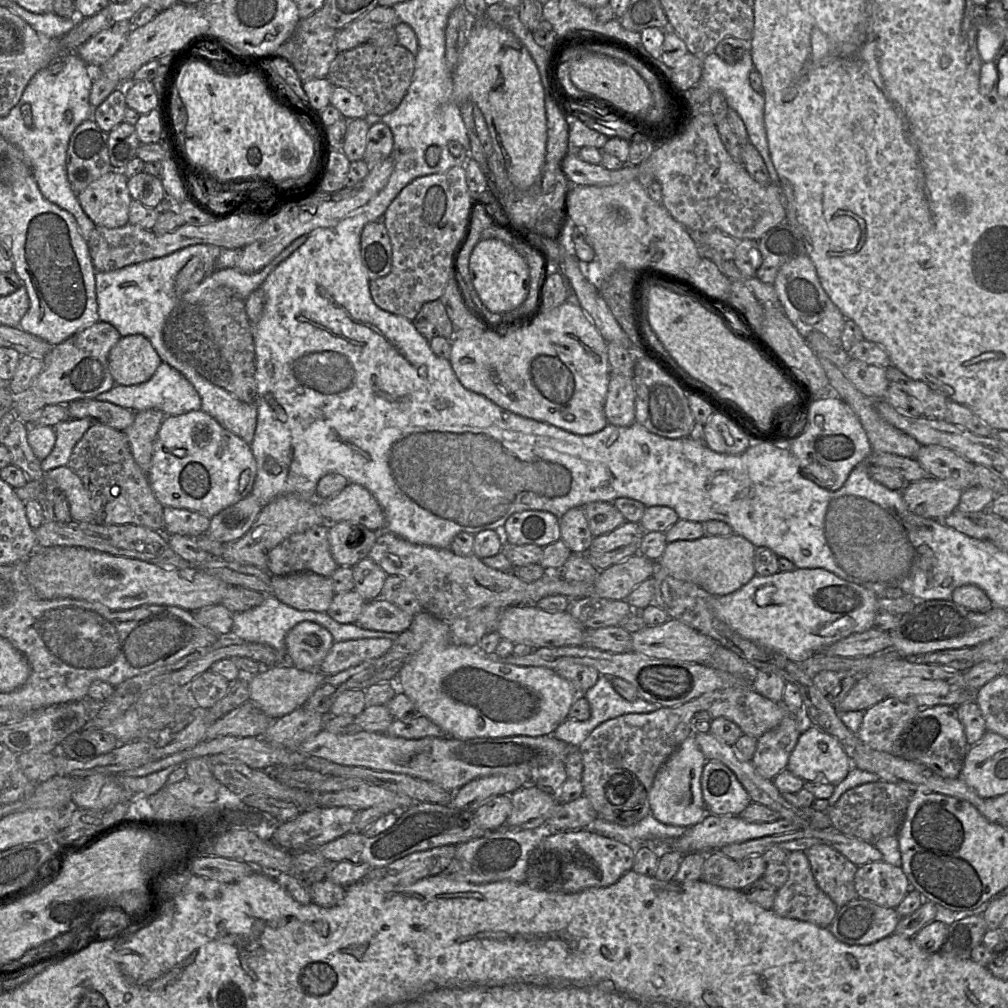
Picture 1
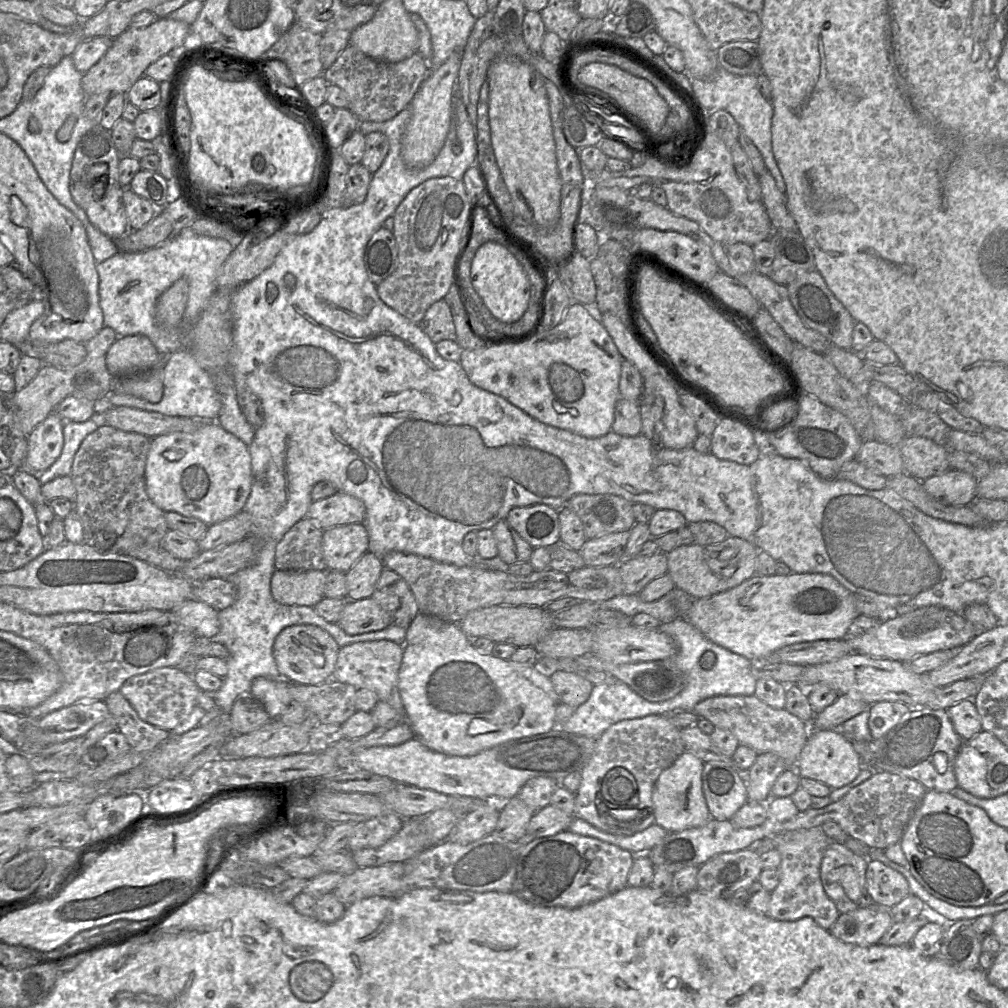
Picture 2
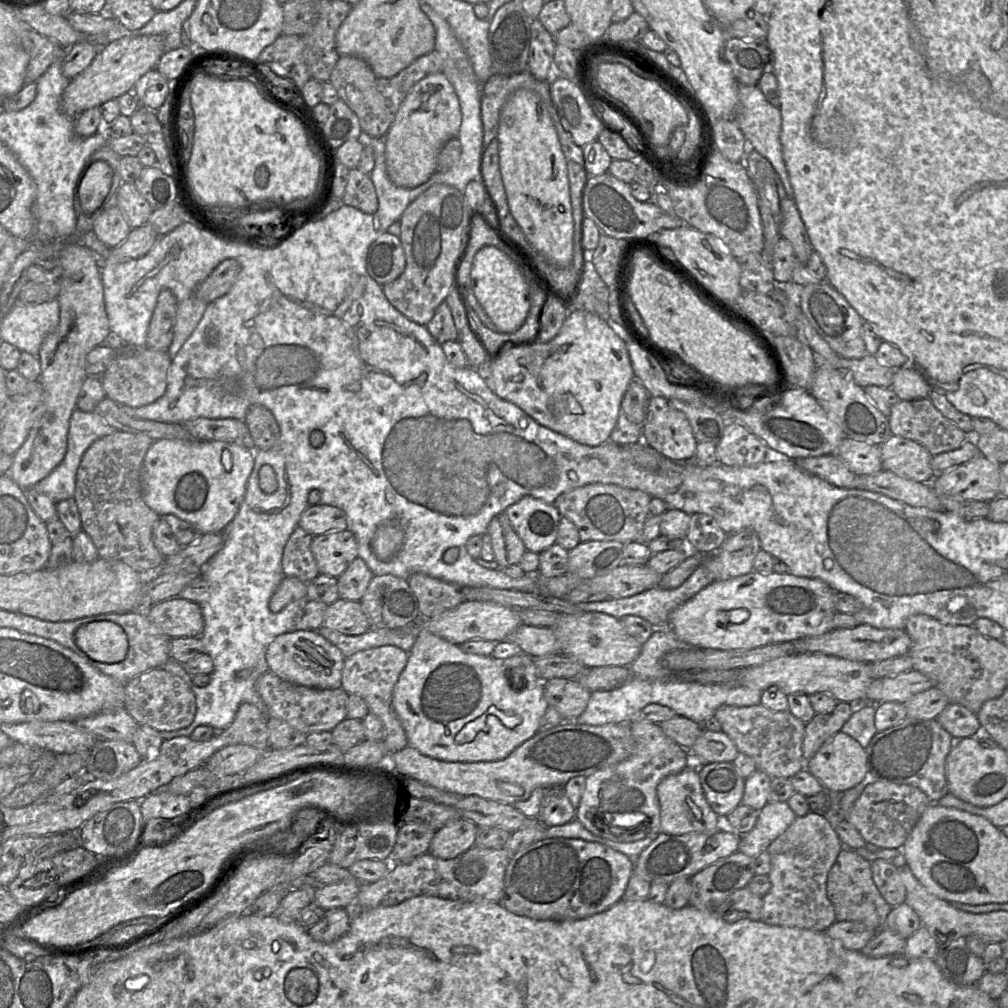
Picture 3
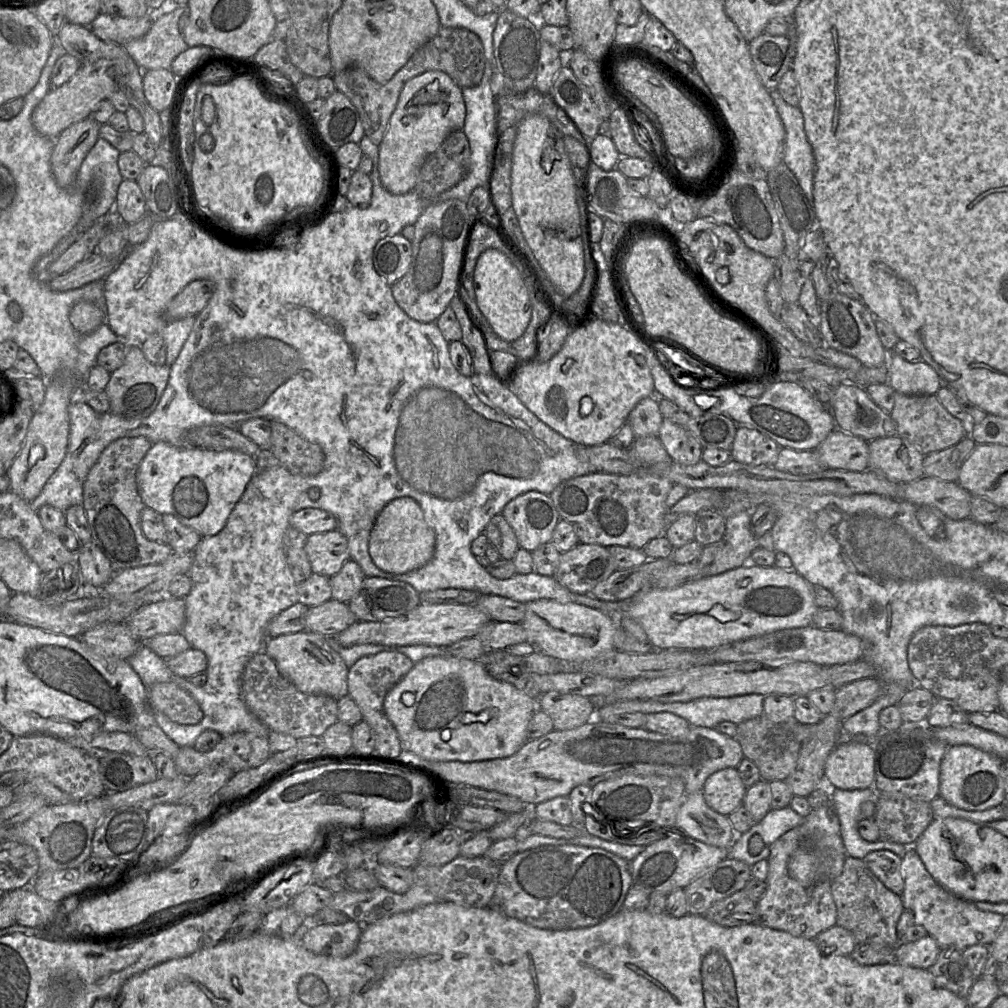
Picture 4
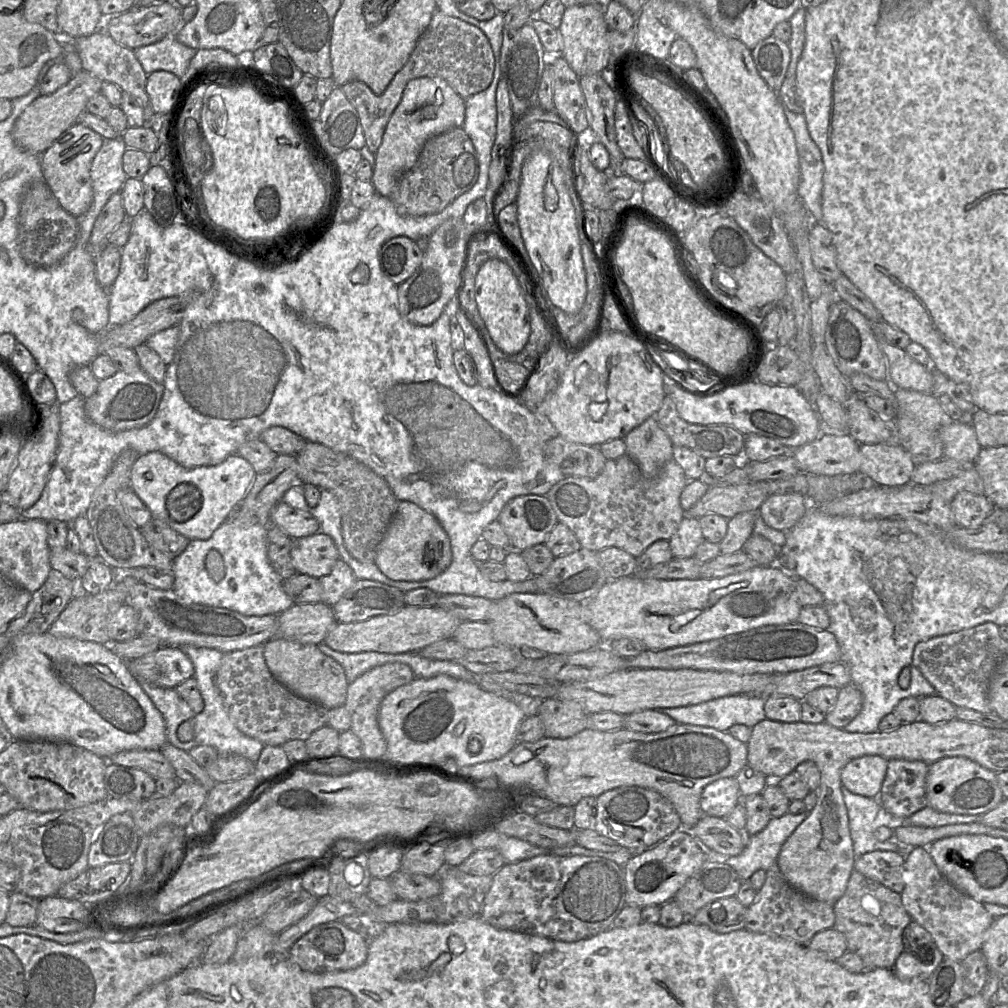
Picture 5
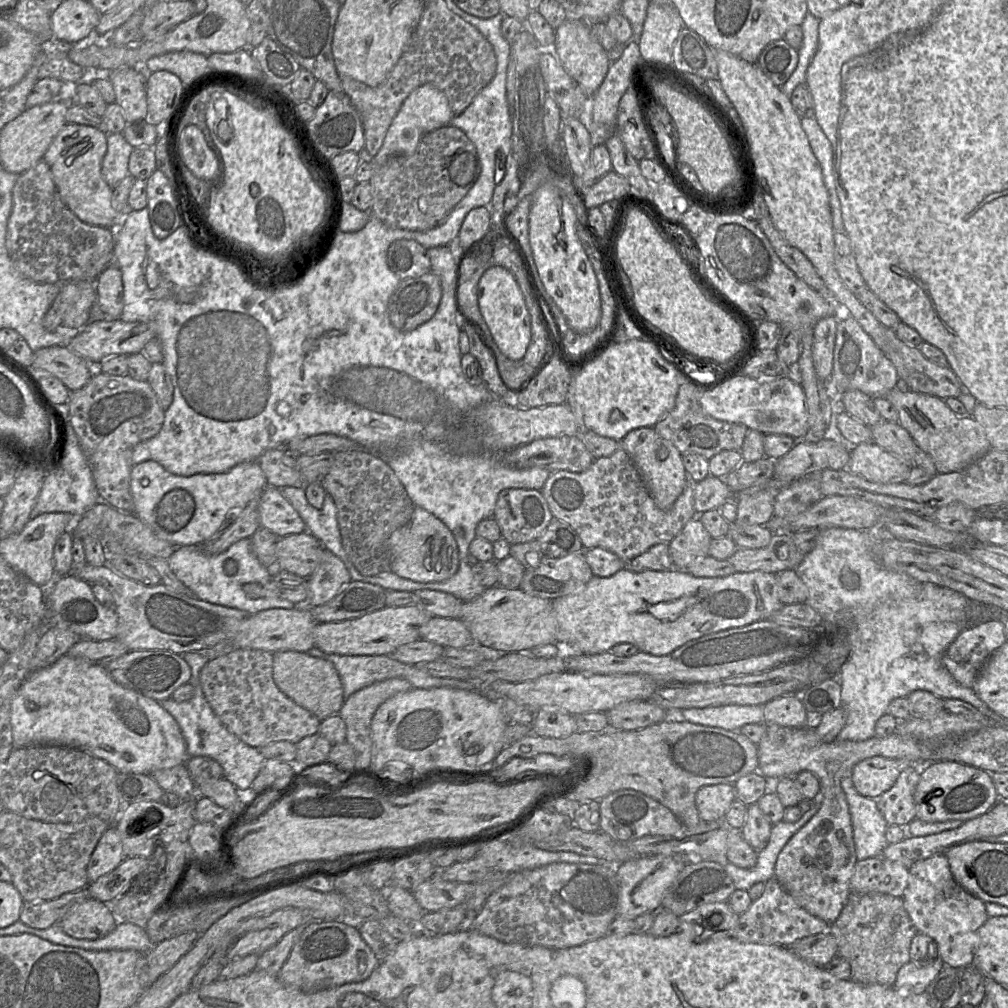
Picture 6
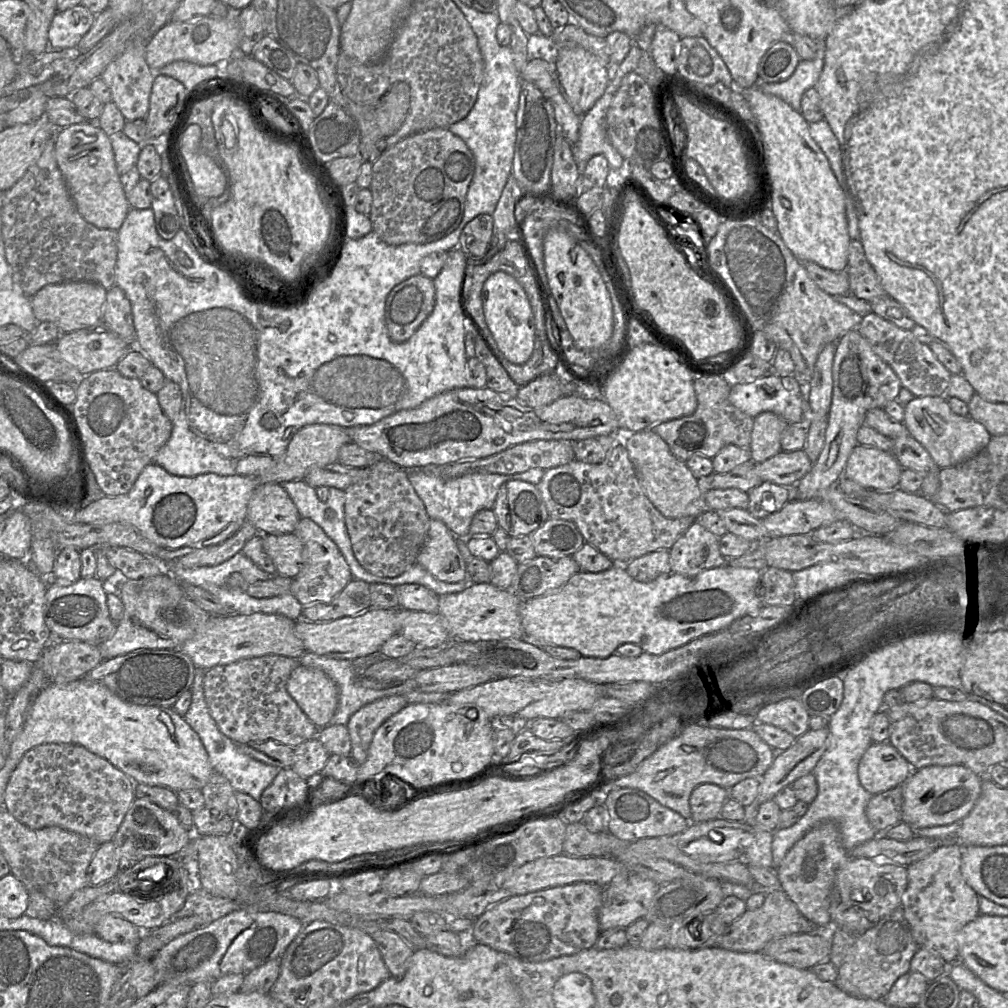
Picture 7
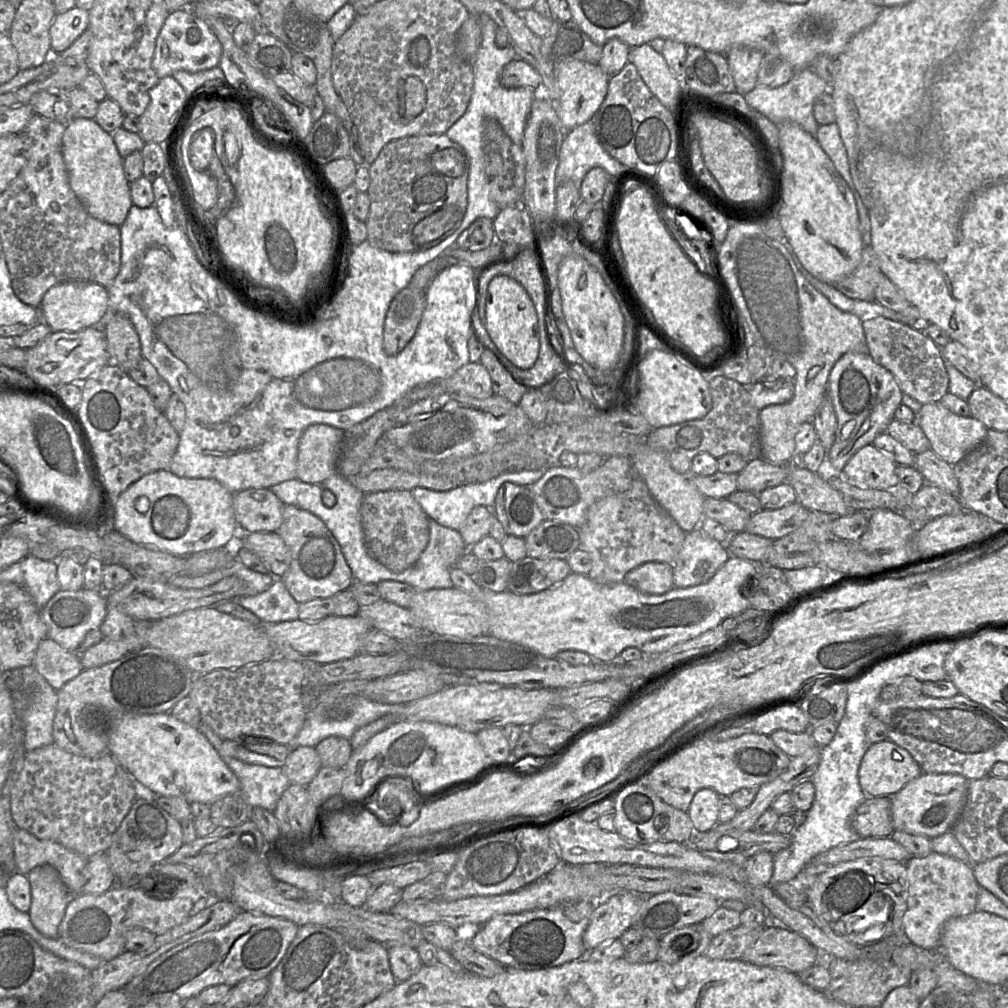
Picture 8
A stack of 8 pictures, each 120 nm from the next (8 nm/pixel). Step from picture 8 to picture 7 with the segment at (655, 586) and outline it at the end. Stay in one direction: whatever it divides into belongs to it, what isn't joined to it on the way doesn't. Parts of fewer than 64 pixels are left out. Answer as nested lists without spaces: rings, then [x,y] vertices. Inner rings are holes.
[[[657,550],[624,564],[627,573],[639,582],[651,582],[661,574],[672,573],[668,550]]]

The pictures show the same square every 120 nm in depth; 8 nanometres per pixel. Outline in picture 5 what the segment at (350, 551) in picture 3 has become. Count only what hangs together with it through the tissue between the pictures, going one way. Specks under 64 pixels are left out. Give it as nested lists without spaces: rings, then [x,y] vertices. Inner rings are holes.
[[[318,531],[293,539],[290,559],[298,574],[320,579],[332,571],[340,557],[333,539]]]

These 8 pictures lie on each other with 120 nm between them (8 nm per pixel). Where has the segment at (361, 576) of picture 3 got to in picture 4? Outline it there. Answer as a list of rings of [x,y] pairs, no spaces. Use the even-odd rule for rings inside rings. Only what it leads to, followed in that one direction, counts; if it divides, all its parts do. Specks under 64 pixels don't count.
[[[347,560],[341,570],[330,577],[332,599],[347,603],[359,592],[365,579],[360,566],[353,560]]]

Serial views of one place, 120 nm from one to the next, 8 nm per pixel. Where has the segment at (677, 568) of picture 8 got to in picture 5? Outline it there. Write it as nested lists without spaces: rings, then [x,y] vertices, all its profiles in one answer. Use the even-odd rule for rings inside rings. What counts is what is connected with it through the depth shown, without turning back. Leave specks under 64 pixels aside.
[[[684,517],[668,540],[673,557],[693,557],[697,547],[705,541],[698,518]]]

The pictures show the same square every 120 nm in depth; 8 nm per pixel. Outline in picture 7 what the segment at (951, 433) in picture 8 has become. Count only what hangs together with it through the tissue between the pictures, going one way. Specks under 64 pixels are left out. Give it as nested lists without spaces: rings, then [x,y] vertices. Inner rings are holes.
[[[945,396],[915,397],[904,406],[904,426],[929,452],[936,465],[950,468],[969,459],[984,449],[992,435],[979,422],[952,411]]]

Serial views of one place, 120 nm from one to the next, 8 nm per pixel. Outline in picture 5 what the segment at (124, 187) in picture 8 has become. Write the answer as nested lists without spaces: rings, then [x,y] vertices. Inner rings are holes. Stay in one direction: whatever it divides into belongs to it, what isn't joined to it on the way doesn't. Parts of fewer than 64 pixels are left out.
[[[82,123],[65,131],[52,146],[41,155],[43,177],[62,208],[73,215],[84,215],[93,202],[90,170],[94,157],[103,145],[104,138]]]

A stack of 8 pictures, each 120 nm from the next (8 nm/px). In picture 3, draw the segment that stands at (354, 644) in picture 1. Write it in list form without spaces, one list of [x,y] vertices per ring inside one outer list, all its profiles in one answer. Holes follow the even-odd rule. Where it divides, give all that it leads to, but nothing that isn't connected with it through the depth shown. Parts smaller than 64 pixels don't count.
[[[384,645],[356,652],[345,658],[343,664],[342,688],[349,695],[354,694],[364,699],[369,713],[380,718],[385,728],[384,742],[389,753],[397,752],[409,745],[406,732],[392,705],[393,690],[406,667],[407,659],[408,653],[404,650],[396,646]]]

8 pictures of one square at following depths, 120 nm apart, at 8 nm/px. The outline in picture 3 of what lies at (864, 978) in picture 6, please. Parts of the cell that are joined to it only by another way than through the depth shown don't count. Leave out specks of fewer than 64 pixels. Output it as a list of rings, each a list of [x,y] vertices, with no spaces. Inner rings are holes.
[[[843,847],[827,876],[827,896],[834,906],[836,921],[856,921],[877,932],[885,927],[892,906],[886,902],[872,877],[871,862],[855,850]]]

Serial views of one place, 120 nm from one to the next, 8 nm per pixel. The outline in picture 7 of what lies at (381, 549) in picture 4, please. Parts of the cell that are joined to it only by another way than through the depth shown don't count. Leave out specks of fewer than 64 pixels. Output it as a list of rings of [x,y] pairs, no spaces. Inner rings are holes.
[[[430,519],[426,541],[416,563],[443,582],[457,583],[468,579],[457,538],[440,520]]]

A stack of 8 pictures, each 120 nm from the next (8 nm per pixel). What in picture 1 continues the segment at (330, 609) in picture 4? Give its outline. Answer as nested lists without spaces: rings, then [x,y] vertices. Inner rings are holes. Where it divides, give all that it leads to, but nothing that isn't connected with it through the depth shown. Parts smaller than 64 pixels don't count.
[[[377,598],[366,602],[354,624],[367,630],[400,634],[409,628],[413,618],[396,605]]]

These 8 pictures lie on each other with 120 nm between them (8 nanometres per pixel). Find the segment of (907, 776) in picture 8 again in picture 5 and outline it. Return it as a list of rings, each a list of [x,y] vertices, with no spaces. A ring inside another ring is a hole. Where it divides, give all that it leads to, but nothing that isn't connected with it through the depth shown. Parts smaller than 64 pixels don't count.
[[[878,755],[852,759],[841,771],[841,783],[854,794],[878,798],[887,765],[888,760]]]

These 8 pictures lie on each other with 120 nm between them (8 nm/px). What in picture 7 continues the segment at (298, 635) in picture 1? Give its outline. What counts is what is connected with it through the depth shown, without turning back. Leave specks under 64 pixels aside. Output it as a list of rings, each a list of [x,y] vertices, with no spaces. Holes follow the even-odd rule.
[[[299,664],[291,672],[286,689],[318,728],[329,725],[339,702],[339,688],[329,676],[319,669]]]

